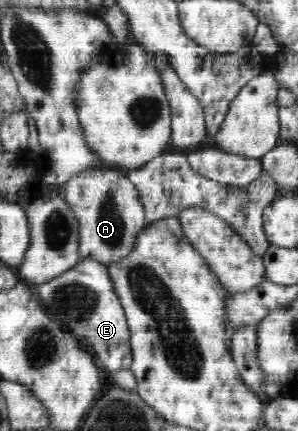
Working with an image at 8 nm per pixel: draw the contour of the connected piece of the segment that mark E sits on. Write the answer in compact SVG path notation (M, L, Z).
M81 258L79 263L67 269L65 273L55 276L51 281L35 284L34 289L45 312L53 321L57 321L60 327L77 336L96 356L98 365L103 365L103 369L110 372L111 376L117 370L130 369L133 359L131 332L105 264Z

